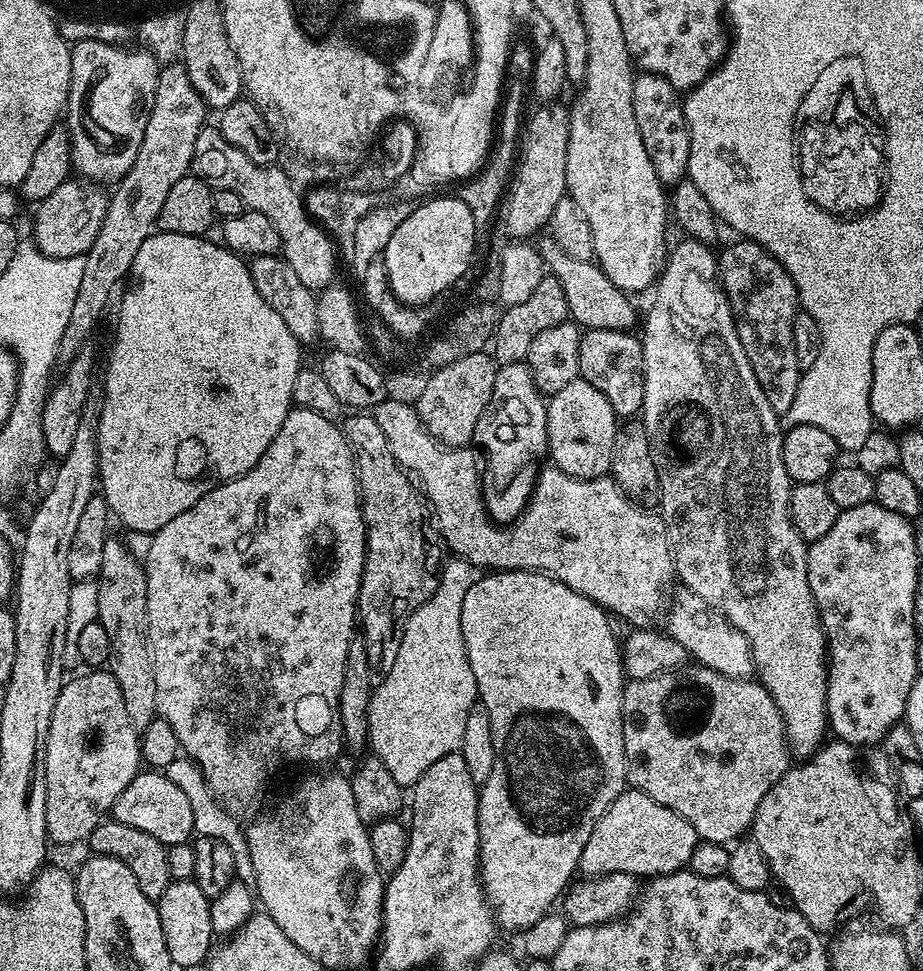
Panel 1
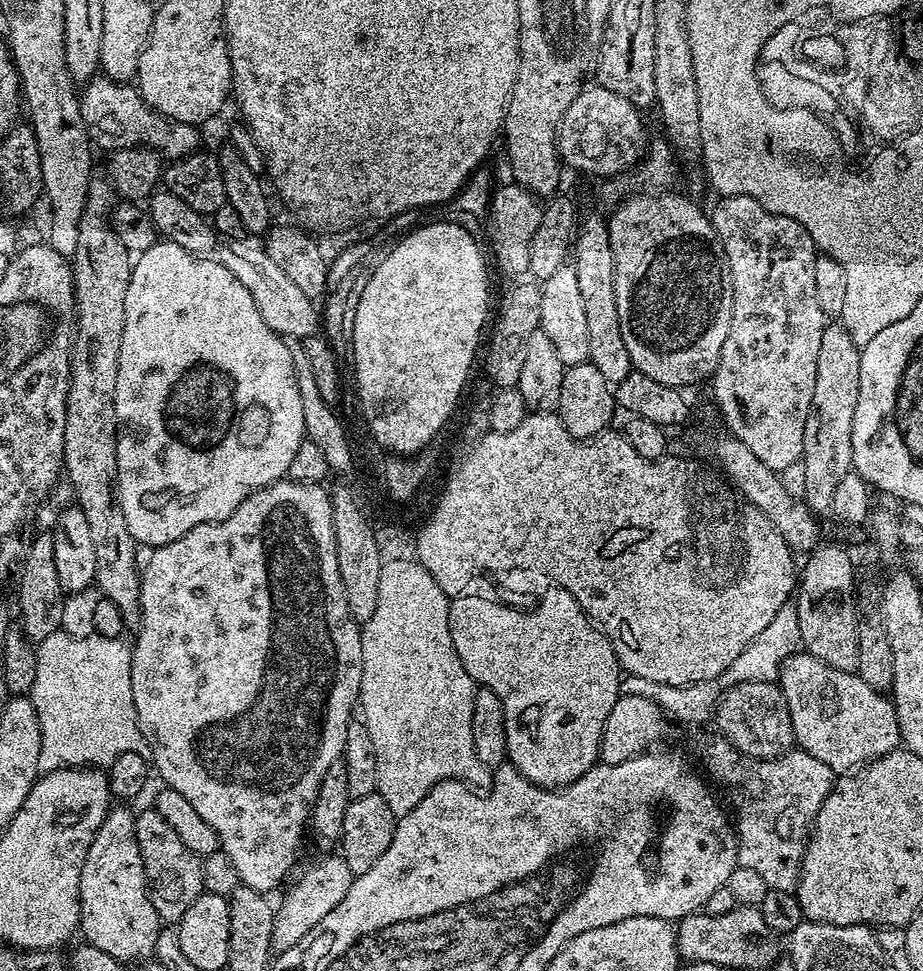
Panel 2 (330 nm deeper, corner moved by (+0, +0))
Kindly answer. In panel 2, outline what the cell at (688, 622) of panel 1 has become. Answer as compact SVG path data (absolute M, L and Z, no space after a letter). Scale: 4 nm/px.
M797 650L781 664L778 683L790 710L790 722L796 734L795 743L801 744L799 747L803 751L818 758L818 762L826 762L833 774L851 773L901 747L896 705L885 693L871 688L856 672L843 672L822 662L822 658L814 658L814 654Z

